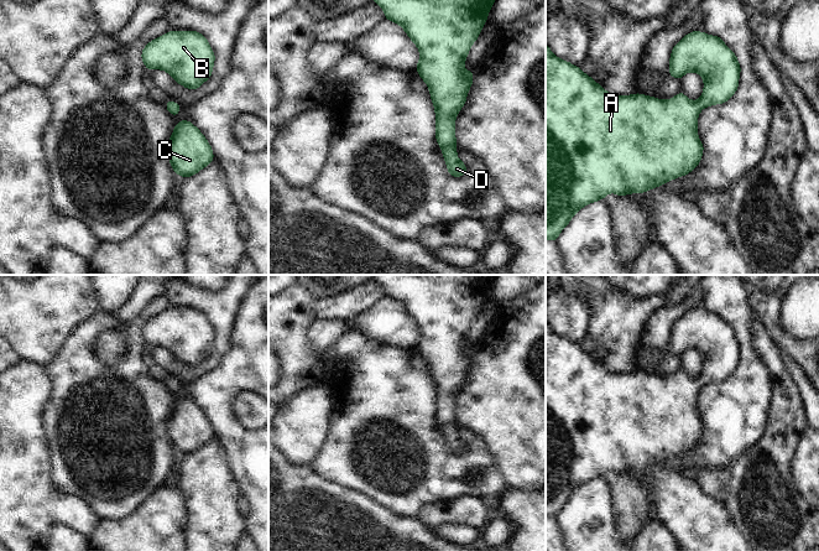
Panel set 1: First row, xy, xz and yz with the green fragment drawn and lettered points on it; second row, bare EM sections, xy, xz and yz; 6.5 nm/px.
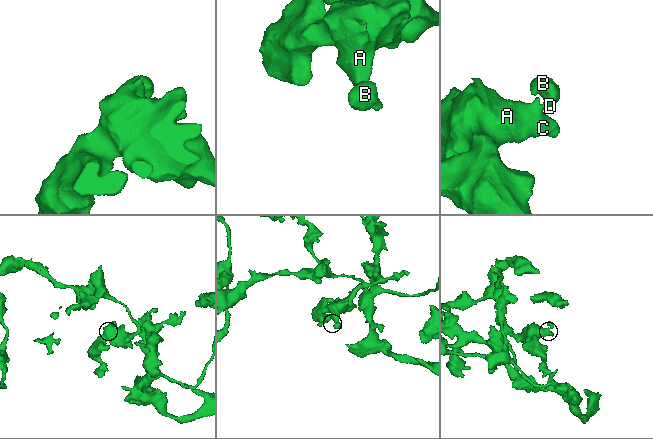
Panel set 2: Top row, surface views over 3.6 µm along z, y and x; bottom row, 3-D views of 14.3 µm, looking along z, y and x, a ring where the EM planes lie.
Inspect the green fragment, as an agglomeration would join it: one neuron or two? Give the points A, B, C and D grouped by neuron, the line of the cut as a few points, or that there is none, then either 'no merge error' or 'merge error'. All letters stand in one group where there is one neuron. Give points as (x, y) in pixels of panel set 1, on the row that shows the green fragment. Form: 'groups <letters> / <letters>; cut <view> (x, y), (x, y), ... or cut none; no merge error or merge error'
groups A B C D; cut none; no merge error

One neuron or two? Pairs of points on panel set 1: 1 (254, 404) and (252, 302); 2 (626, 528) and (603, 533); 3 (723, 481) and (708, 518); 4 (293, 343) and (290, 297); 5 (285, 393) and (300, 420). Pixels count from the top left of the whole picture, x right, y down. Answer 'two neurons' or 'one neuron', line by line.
1: two neurons
2: two neurons
3: two neurons
4: one neuron
5: two neurons

